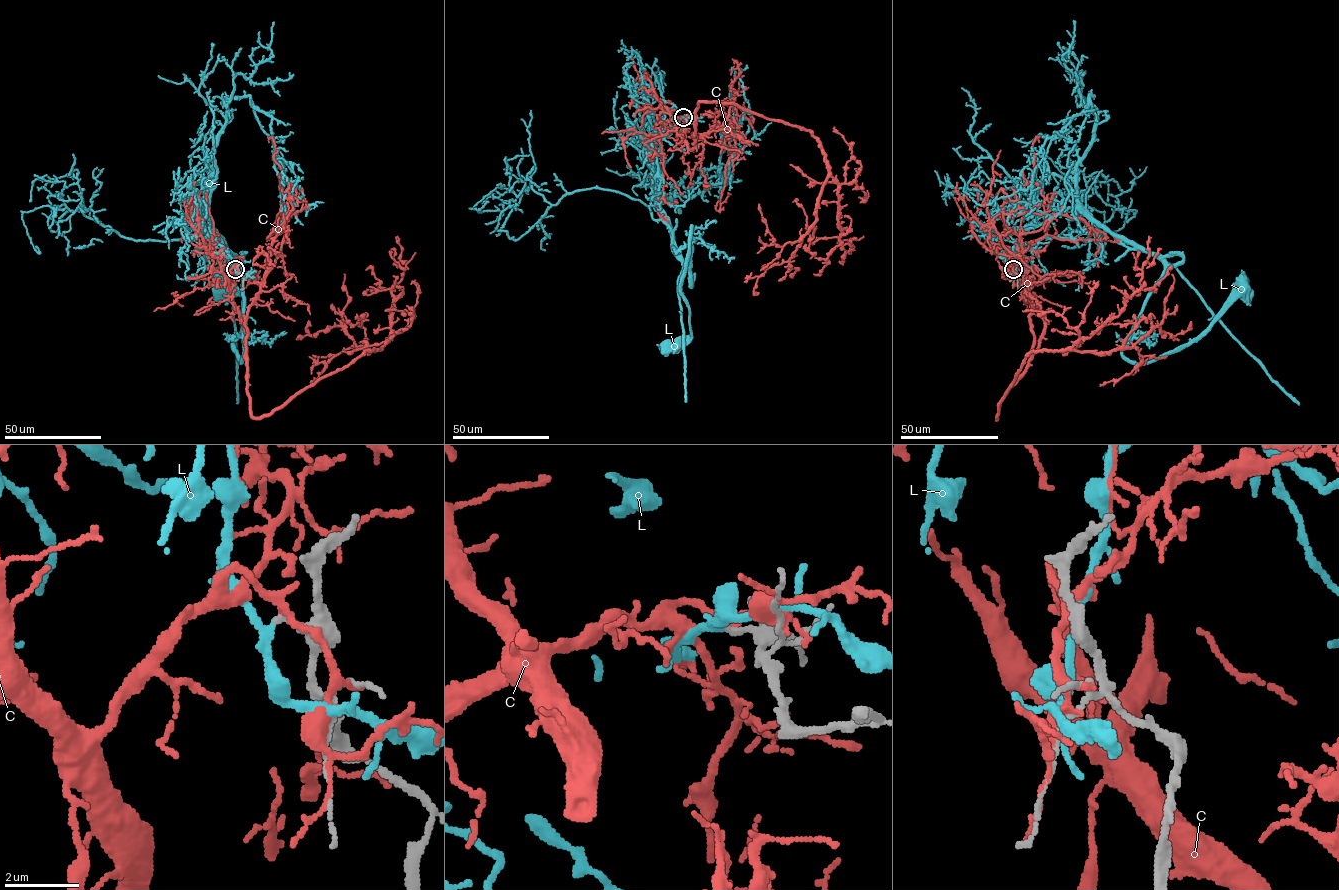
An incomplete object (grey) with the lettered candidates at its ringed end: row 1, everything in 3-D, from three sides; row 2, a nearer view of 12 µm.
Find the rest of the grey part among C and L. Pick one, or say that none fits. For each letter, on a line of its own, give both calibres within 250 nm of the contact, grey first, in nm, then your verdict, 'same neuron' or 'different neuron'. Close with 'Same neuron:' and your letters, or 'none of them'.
C: calibres 280 and 200 nm; different neuron
L: calibres 200 and 190 nm; same neuron
Same neuron: L

